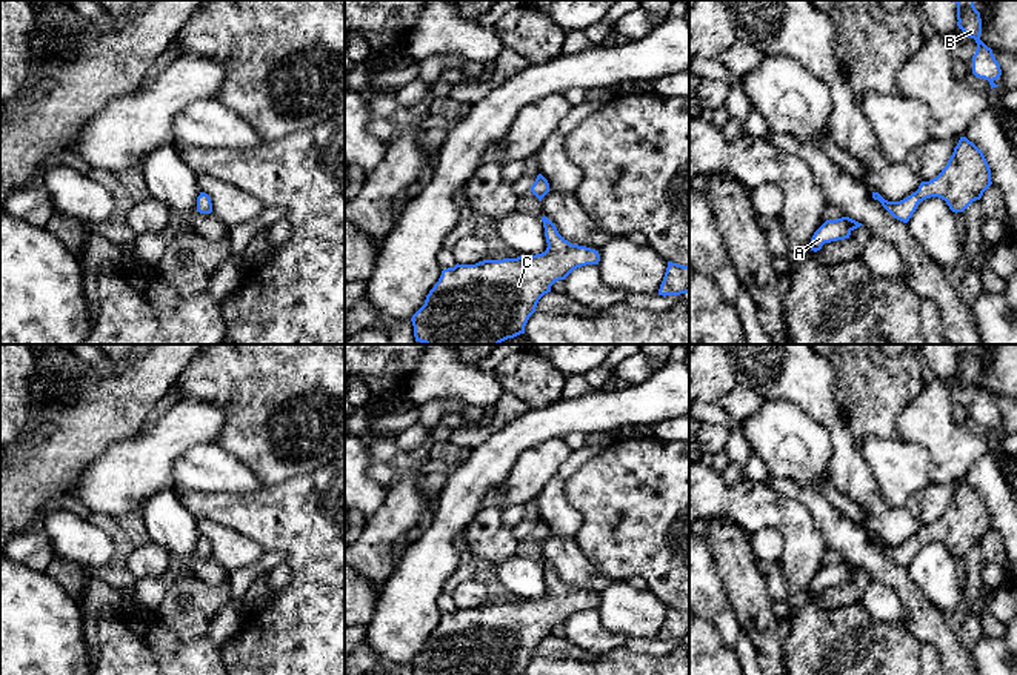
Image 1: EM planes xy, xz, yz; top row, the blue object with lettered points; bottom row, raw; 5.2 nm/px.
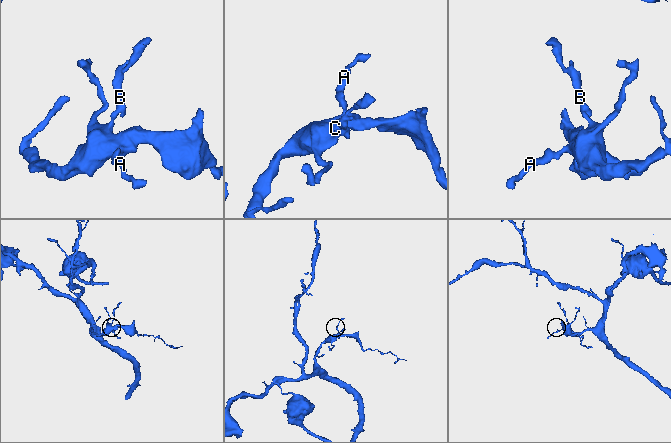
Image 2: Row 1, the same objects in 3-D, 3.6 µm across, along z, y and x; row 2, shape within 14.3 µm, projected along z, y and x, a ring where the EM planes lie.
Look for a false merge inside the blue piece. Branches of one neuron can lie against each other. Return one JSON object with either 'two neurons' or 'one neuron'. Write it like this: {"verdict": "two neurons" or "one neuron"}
{"verdict": "one neuron"}

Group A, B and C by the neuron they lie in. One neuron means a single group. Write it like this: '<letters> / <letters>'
A B C

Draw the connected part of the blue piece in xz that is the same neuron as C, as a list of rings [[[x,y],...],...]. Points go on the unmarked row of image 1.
[[[543,560],[542,566],[548,587],[542,598],[457,607],[443,613],[425,649],[411,663],[414,675],[525,675],[539,644],[551,637],[555,626],[565,624],[577,612],[600,606],[599,595],[565,584],[548,561]]]

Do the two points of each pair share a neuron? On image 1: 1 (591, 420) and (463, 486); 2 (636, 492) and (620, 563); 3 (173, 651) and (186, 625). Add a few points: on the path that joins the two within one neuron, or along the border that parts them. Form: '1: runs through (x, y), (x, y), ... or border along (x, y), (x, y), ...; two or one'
1: runs through (559, 420), (536, 425), (513, 438), (496, 455); one
2: runs through (636, 509), (636, 523), (625, 534), (620, 546); one
3: border along (151, 615), (182, 638), (206, 637); two

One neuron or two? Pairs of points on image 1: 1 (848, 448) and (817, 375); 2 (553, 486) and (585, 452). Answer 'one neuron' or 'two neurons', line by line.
1: one neuron
2: two neurons

